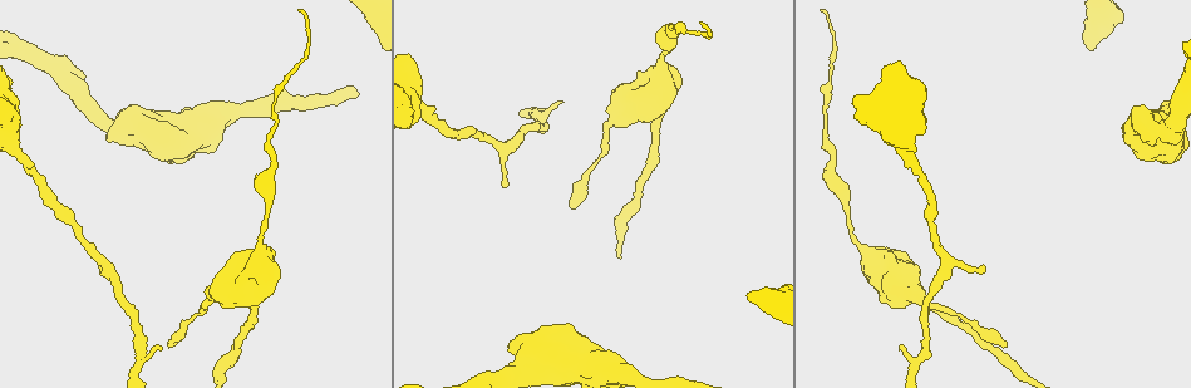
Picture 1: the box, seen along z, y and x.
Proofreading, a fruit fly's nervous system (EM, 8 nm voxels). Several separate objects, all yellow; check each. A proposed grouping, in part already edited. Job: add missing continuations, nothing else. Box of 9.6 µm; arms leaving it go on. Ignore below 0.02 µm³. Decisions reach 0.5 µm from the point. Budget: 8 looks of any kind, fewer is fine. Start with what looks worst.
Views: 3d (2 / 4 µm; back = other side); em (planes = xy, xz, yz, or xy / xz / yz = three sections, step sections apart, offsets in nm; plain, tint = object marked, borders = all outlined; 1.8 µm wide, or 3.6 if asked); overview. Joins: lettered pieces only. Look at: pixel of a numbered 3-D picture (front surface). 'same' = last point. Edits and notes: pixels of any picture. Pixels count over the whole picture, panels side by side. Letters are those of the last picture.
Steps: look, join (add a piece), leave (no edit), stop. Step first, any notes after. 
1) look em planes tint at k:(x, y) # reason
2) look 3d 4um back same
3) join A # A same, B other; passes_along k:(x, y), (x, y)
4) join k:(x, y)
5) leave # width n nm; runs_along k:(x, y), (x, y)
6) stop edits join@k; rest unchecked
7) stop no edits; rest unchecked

look em yz step 4 borders at 1:(169, 346) # free end

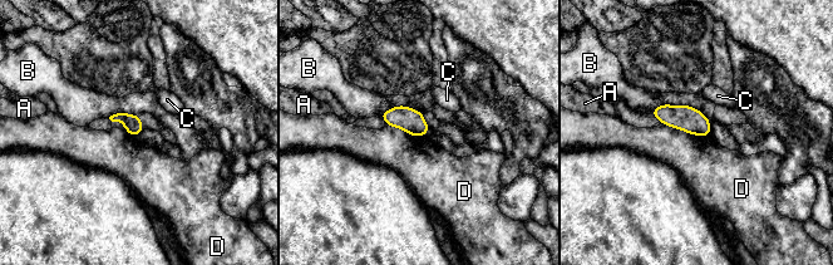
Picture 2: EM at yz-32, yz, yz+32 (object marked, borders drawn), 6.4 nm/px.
leave # width 120 nm; A other, B other, C other, D other; border 2:(661, 123), (691, 135), (709, 137); none of them fits

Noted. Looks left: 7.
look 3d 4um at 1:(508, 184) # free end

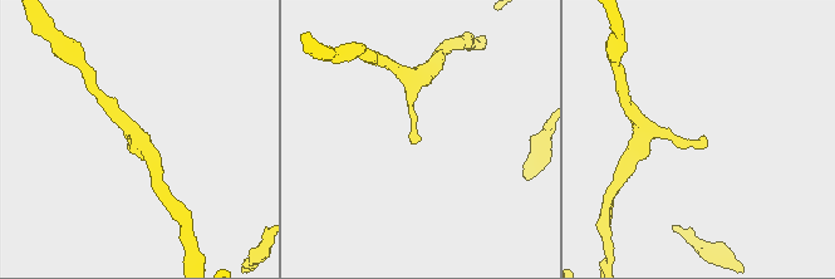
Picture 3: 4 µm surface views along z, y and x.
look em planes borders at 3:(418, 139) # shape alone is not enough

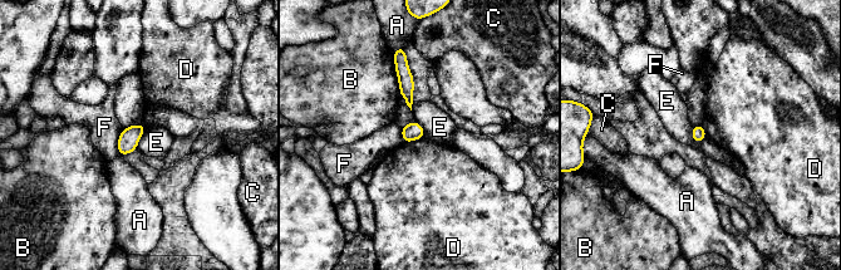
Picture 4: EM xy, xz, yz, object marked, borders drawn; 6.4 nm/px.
leave # A other, B other, C other, D other, E other, F other; border 4:(691, 127), (694, 142), (707, 138); none of them fits

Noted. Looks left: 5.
look 3d 4um at 1:(539, 370) # sudden change in width

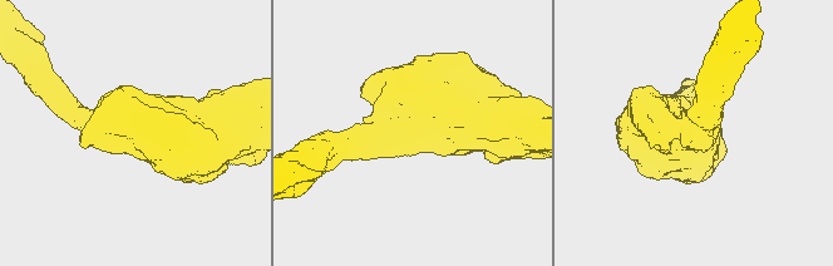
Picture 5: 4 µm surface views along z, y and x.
look em planes plain at 5:(412, 126)

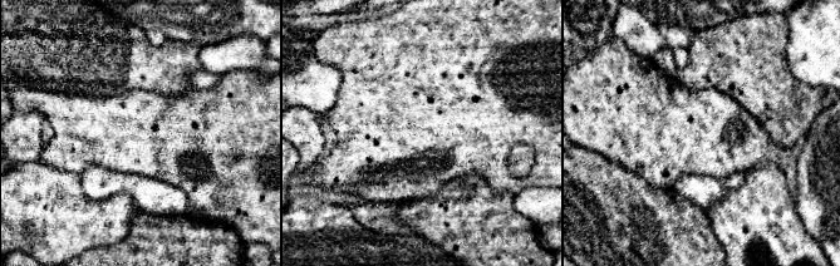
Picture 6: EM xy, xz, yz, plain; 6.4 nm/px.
look em planes borders same # what lies round it

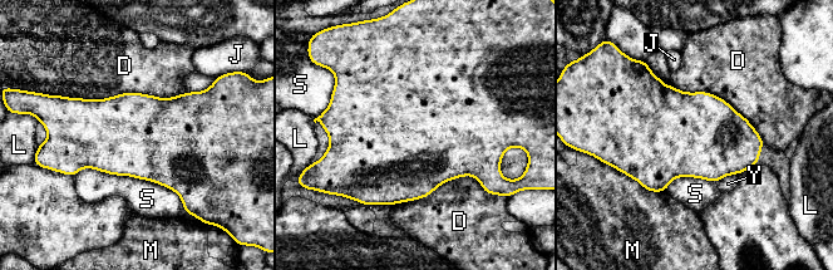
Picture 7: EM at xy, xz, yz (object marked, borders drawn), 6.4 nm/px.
leave # width 550 nm; D other, J other, L other, M other, S other, Y other; none of them fits

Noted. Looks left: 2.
stop no edits; rest unchecked

